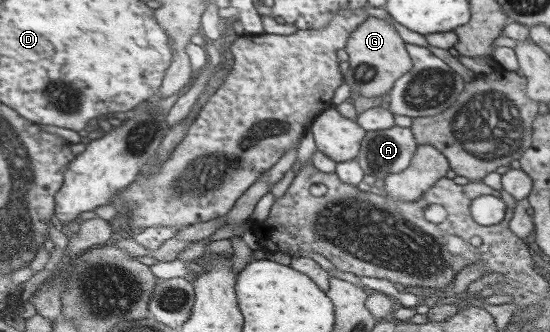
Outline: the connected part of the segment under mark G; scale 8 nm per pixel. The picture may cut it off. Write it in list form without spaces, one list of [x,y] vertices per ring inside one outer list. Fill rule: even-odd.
[[[368,16],[347,40],[344,51],[348,55],[349,74],[344,81],[354,96],[374,97],[387,94],[396,80],[411,69],[411,58],[394,26],[388,21]]]

